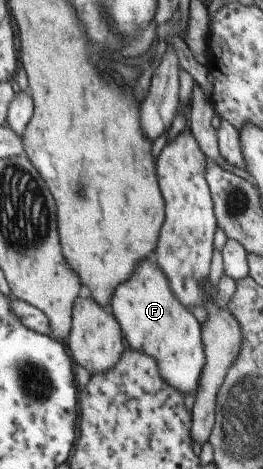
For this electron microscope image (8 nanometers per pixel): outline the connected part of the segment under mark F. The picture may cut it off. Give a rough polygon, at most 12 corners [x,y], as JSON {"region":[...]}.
{"region":[[140,262],[110,308],[127,346],[195,394],[200,325]]}

